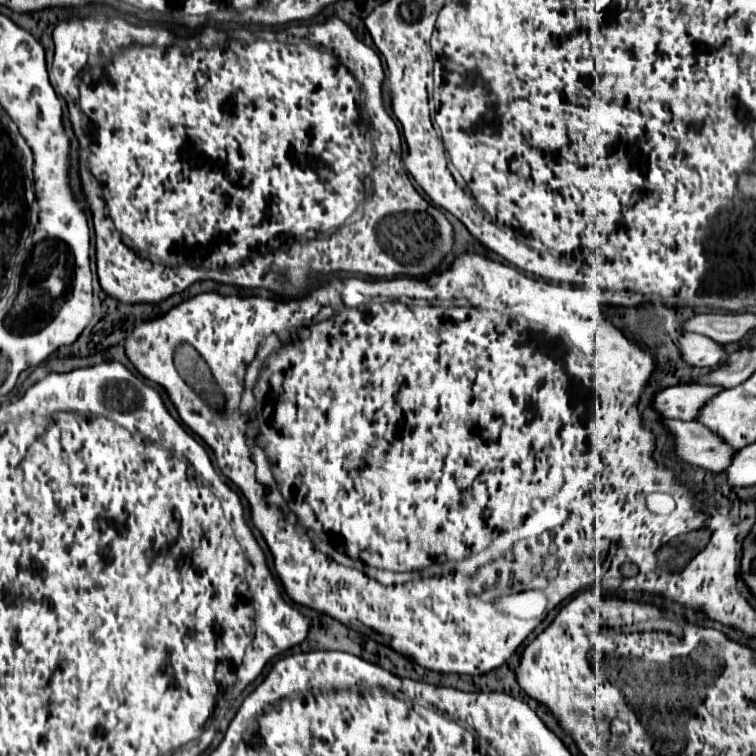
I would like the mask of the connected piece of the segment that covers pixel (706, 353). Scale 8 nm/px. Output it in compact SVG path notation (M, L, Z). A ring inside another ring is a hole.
M683 333L677 345L683 361L691 367L715 367L725 353L719 343L697 333Z

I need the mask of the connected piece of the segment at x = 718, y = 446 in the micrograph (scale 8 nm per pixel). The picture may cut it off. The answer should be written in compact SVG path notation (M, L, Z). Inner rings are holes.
M665 419L663 425L671 431L675 441L675 455L695 467L711 473L721 473L727 461L733 457L733 449L727 449L715 433L707 433L697 421L675 421Z

